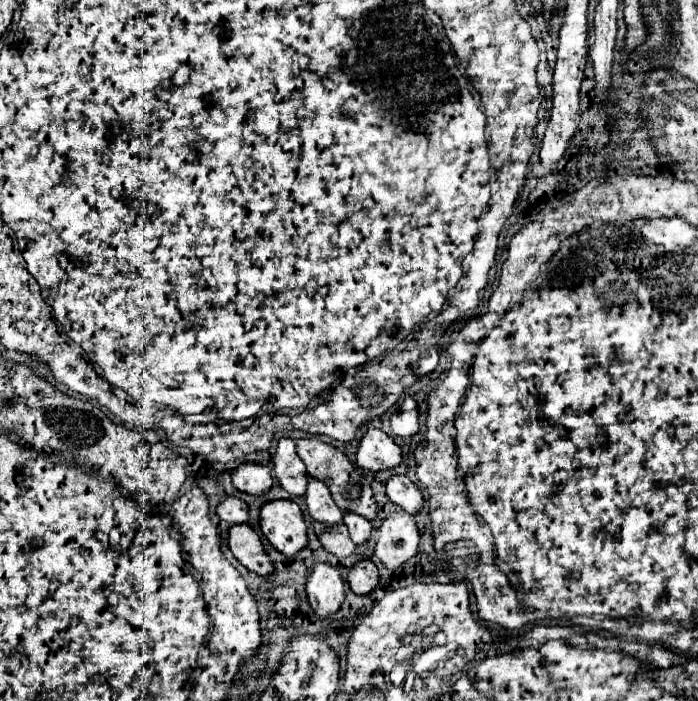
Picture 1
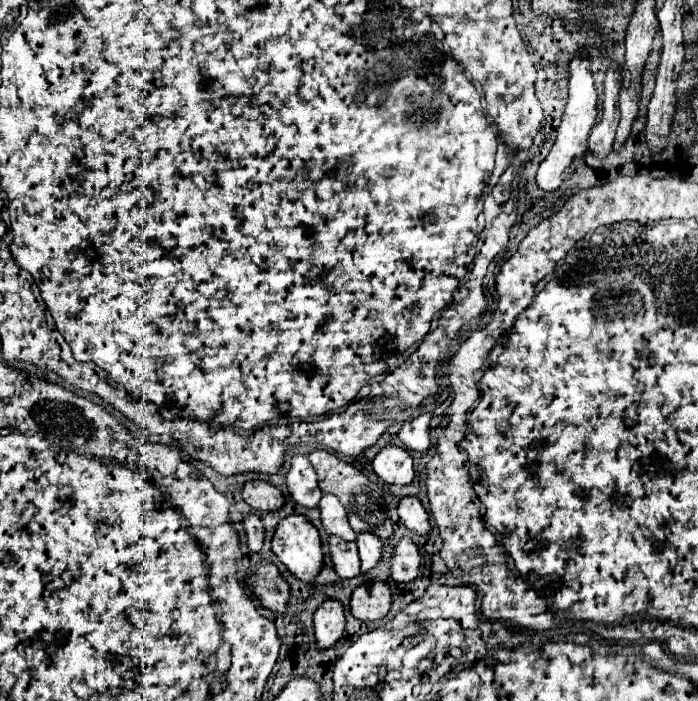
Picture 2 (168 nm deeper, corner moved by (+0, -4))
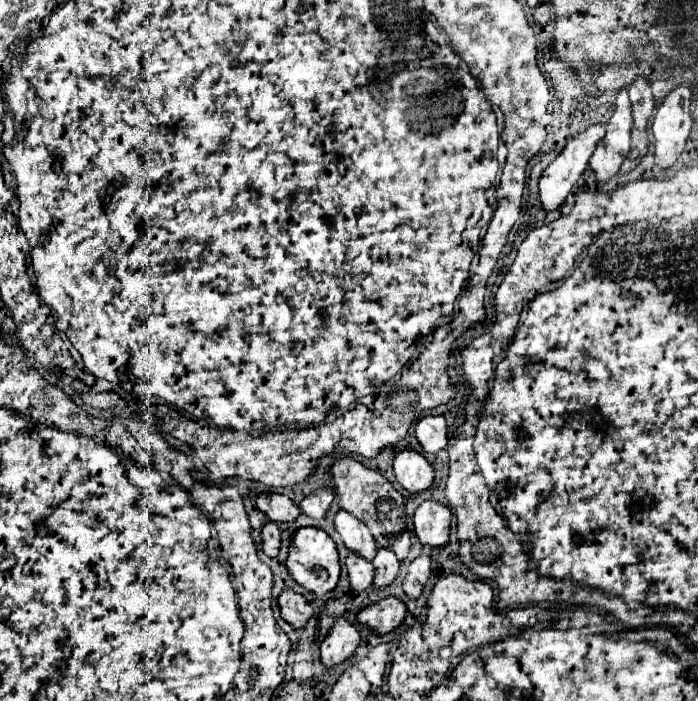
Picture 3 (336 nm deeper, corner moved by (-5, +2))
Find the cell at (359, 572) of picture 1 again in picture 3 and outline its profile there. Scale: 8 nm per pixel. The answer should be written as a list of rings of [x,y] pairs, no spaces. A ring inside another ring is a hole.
[[[385,597],[373,605],[367,605],[359,611],[357,621],[377,633],[389,633],[397,625],[401,625],[407,609],[397,597]]]

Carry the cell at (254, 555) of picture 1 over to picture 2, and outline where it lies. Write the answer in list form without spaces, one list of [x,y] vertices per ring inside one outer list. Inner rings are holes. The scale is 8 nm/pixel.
[[[262,561],[250,575],[248,585],[254,589],[256,597],[262,601],[262,607],[276,613],[284,613],[290,601],[290,585],[278,573],[276,565]]]

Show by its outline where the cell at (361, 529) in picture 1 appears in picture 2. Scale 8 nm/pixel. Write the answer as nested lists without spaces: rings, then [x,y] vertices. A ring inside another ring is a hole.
[[[360,533],[356,539],[356,545],[360,551],[360,559],[362,559],[362,573],[368,573],[382,559],[382,541],[376,535]]]

